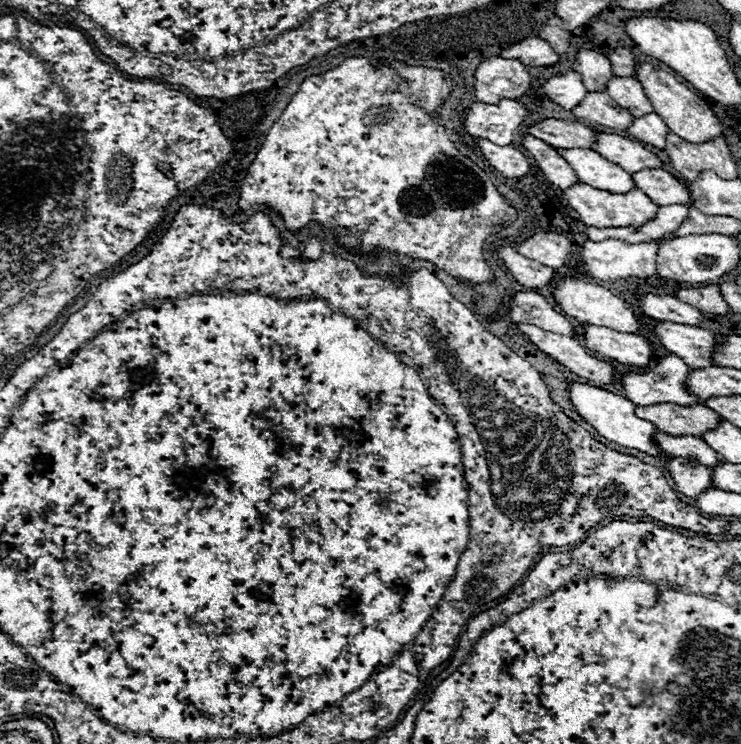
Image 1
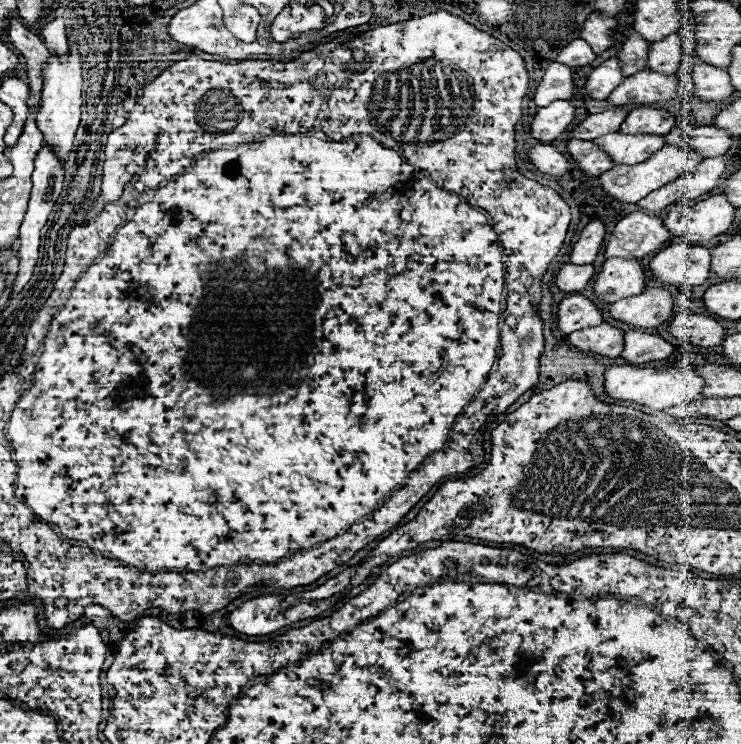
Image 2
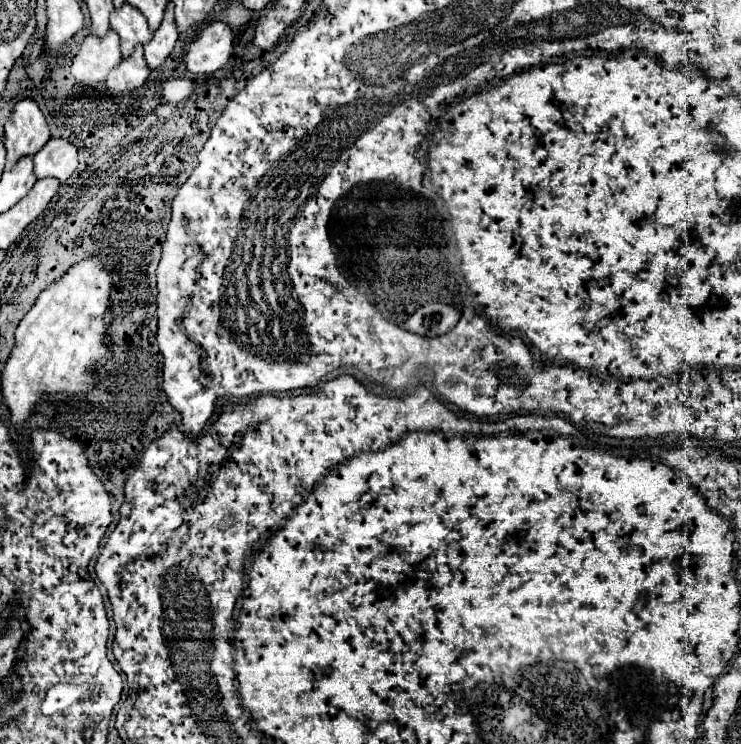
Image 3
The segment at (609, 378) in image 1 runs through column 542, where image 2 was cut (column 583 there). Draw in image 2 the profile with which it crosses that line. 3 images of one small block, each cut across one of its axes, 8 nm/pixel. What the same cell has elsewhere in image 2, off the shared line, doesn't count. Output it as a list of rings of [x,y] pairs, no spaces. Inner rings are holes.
[[[604,322],[594,328],[572,332],[568,336],[568,342],[580,352],[600,354],[604,358],[618,358],[624,344],[624,334],[618,328]]]

